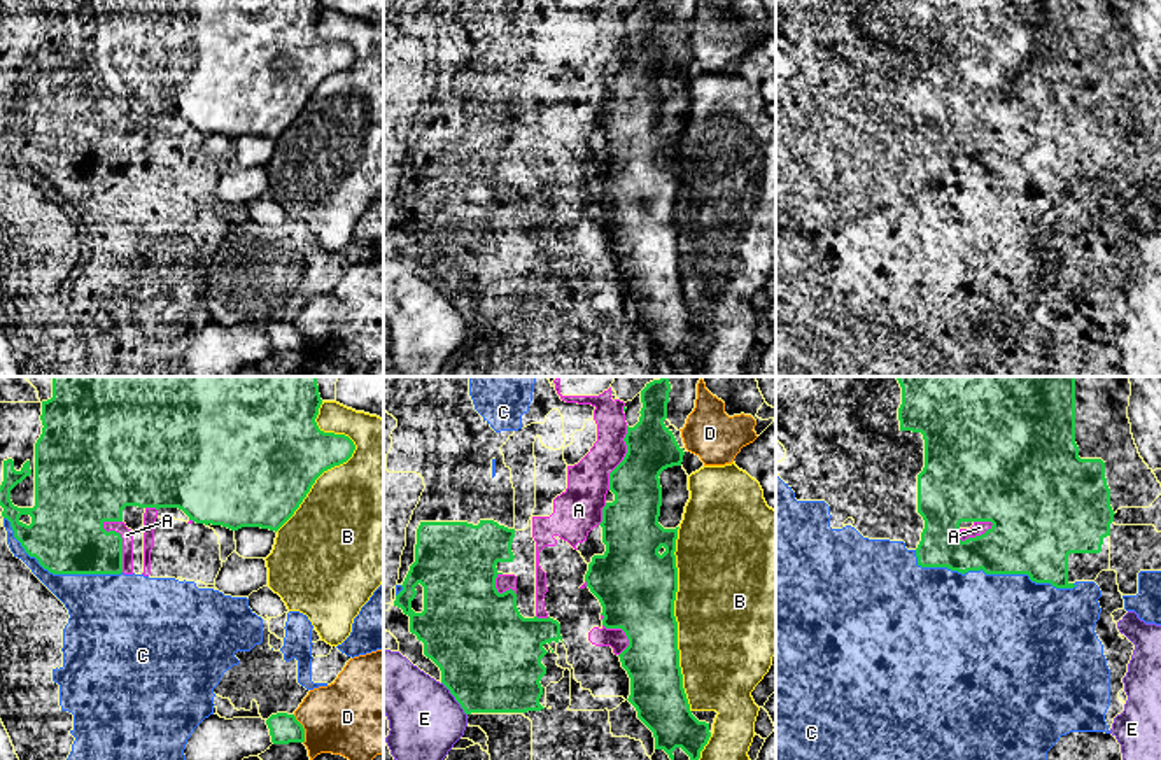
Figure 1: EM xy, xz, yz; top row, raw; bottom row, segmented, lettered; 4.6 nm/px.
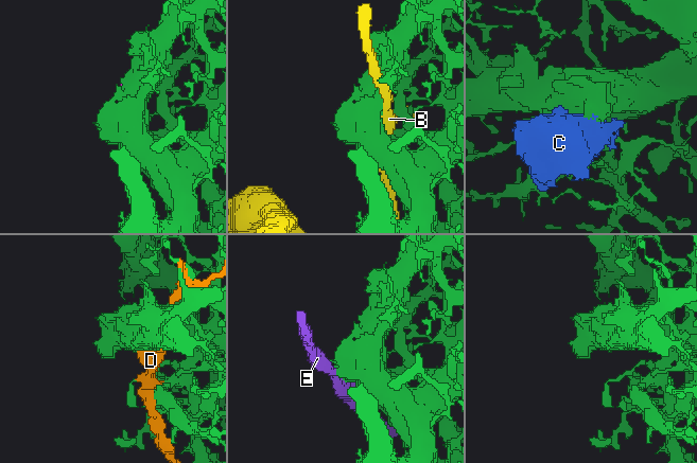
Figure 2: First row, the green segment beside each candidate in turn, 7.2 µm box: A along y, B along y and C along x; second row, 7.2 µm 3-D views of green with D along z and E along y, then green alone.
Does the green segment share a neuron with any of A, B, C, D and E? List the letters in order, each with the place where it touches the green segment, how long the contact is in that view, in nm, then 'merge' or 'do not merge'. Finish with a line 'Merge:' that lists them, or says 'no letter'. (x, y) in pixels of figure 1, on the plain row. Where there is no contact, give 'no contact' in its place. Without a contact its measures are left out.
A: meets green in xy at (121, 149); contact 260 nm long; do not merge
B: meets green in xz at (675, 228); contact 850 nm long; do not merge
C: meets green in yz at (992, 181); contact 750 nm long; merge
D: meets green in xy at (303, 337); contact 140 nm long; do not merge
E: meets green in xz at (456, 307); contact 200 nm long; do not merge
Merge: C

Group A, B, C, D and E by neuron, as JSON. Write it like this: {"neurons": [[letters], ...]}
{"neurons": [["A"], ["B"], ["C"], ["D"], ["E"]]}

